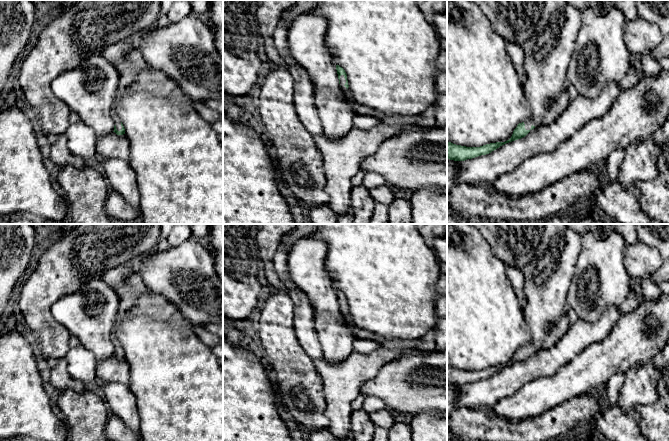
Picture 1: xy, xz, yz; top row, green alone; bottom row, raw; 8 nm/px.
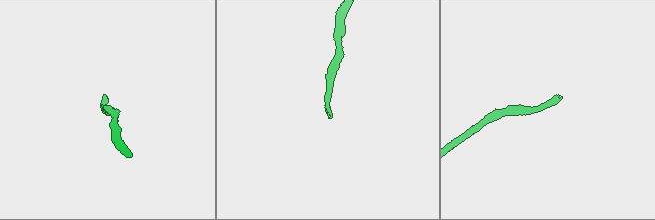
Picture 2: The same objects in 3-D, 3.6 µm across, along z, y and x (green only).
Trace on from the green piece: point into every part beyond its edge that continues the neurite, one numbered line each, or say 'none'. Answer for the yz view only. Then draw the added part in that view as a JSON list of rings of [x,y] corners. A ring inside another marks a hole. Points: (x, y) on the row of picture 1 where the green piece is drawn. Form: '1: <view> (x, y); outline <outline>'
1: yz (548, 52); outline [[[544,0],[541,18],[533,35],[522,46],[524,52],[524,94],[531,109],[525,129],[541,124],[546,112],[568,85],[568,70],[582,25],[581,11],[566,0]]]

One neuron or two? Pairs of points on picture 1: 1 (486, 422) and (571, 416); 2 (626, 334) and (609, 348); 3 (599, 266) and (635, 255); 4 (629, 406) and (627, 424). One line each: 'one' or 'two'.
1: one
2: one
3: two
4: two

